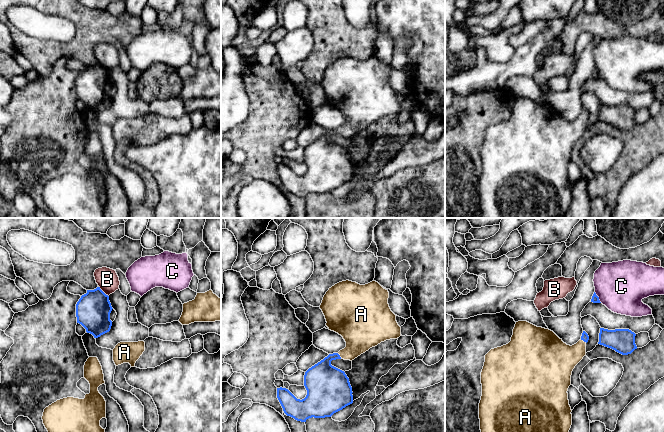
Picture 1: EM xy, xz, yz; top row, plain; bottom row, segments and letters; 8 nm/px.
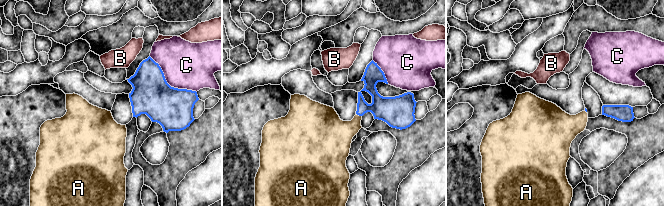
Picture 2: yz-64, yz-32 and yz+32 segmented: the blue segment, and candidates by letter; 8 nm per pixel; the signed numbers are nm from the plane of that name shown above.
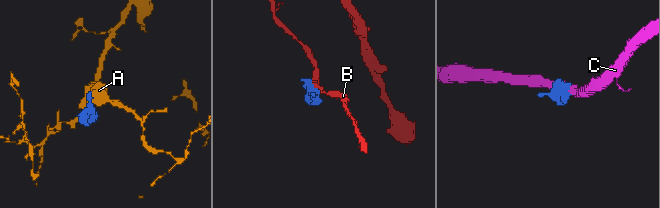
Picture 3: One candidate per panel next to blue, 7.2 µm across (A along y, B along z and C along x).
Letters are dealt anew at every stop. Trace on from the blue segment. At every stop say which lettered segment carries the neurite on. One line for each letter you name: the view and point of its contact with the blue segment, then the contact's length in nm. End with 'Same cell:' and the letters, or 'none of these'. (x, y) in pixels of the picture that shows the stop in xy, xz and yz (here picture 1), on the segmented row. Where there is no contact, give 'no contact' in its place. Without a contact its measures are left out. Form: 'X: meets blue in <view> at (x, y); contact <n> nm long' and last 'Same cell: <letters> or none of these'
A: meets blue in yz at (584, 341); contact 50 nm long
Same cell: A

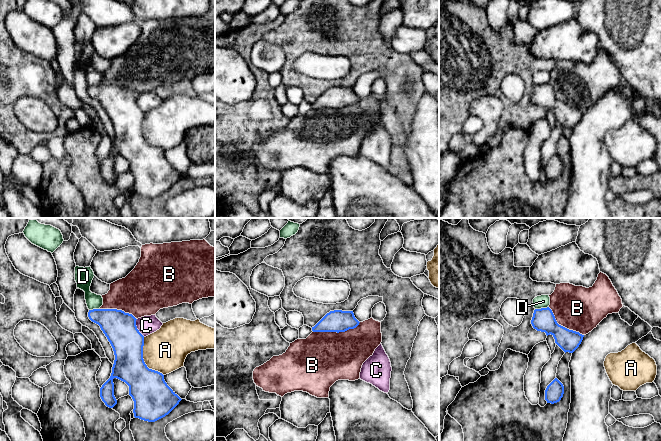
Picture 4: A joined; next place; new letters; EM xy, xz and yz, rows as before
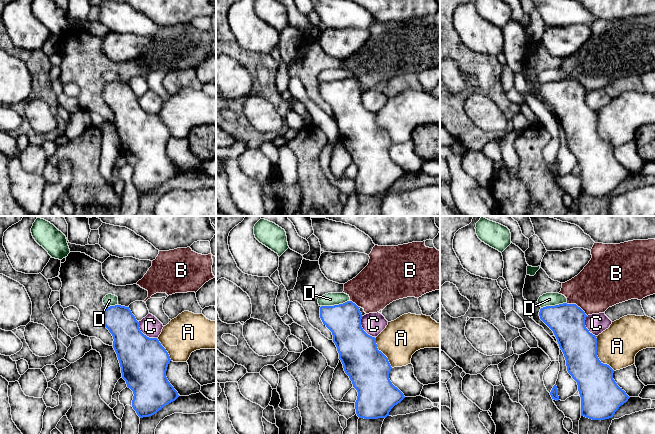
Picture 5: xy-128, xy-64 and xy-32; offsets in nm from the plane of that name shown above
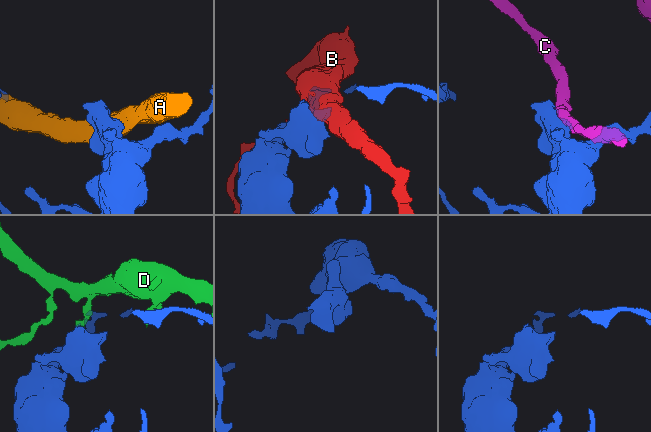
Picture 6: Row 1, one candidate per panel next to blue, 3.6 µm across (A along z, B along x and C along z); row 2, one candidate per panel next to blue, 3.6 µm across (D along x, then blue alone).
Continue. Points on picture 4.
Same cell: none of these

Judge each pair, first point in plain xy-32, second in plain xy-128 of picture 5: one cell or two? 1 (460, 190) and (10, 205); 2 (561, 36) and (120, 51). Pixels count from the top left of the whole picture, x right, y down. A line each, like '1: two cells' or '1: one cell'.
1: two cells
2: one cell

